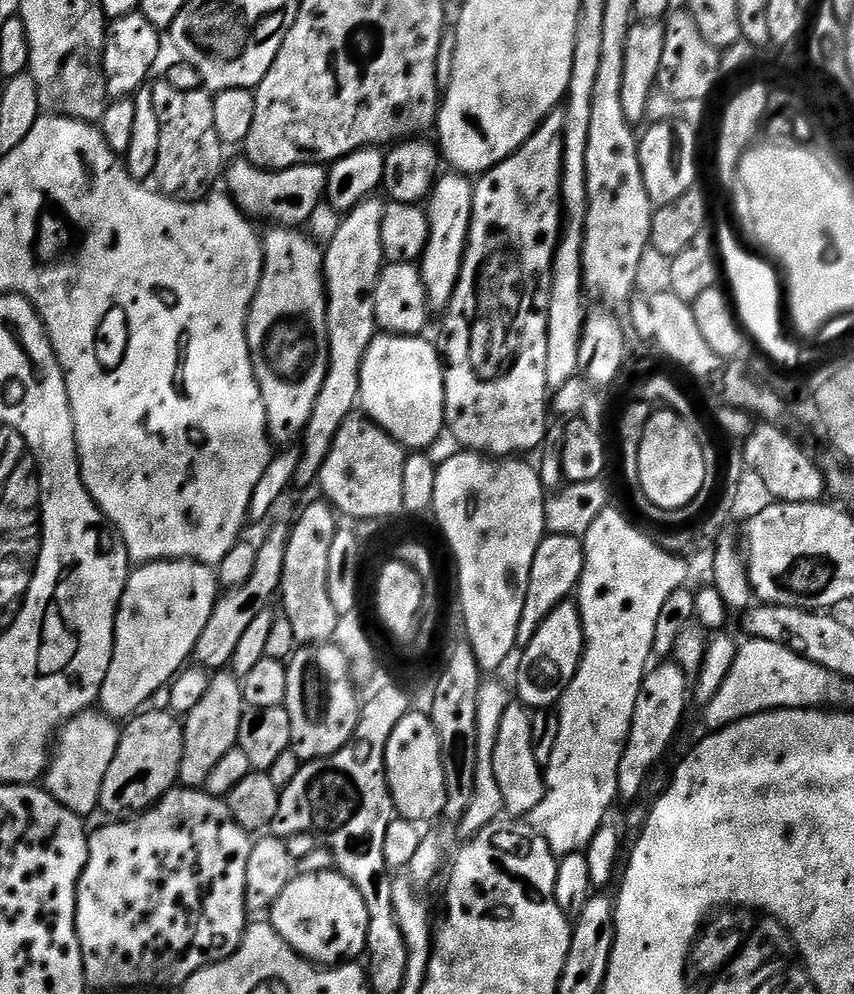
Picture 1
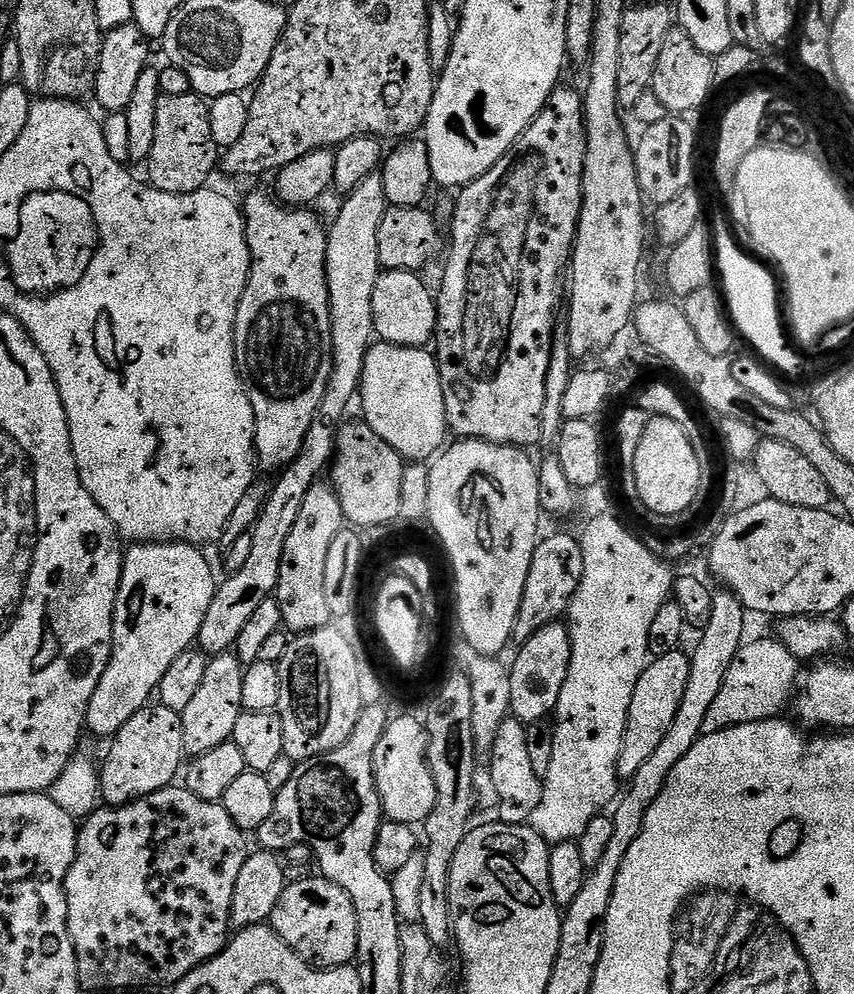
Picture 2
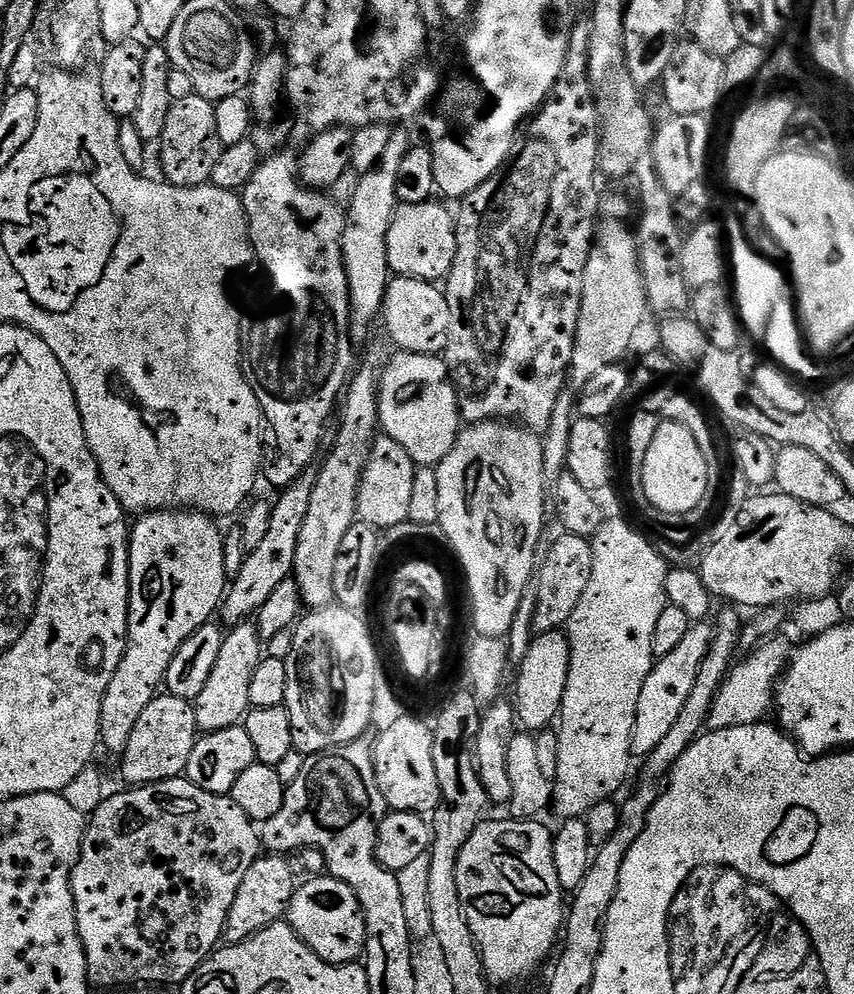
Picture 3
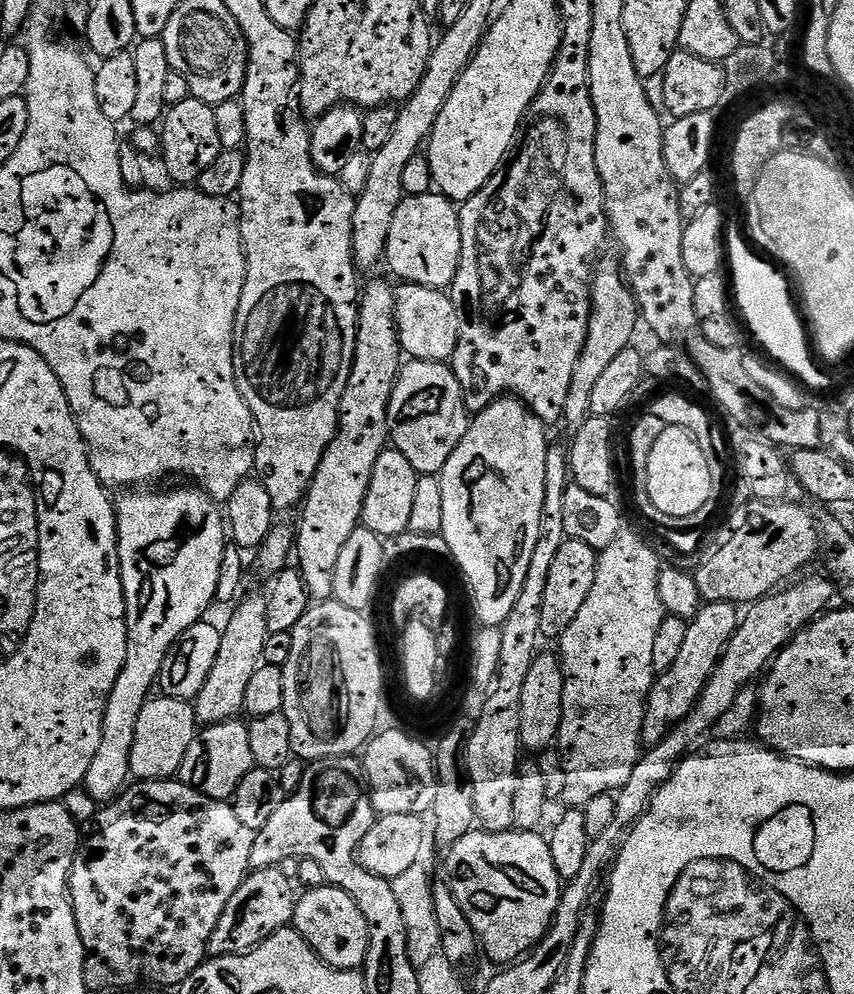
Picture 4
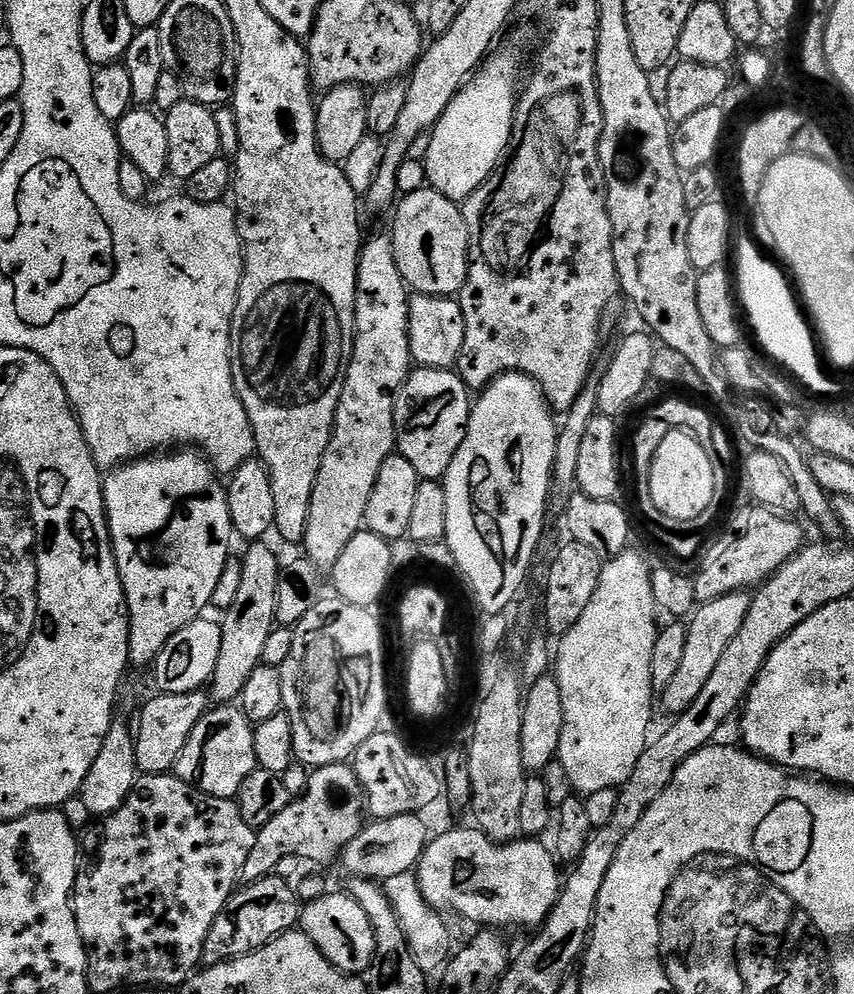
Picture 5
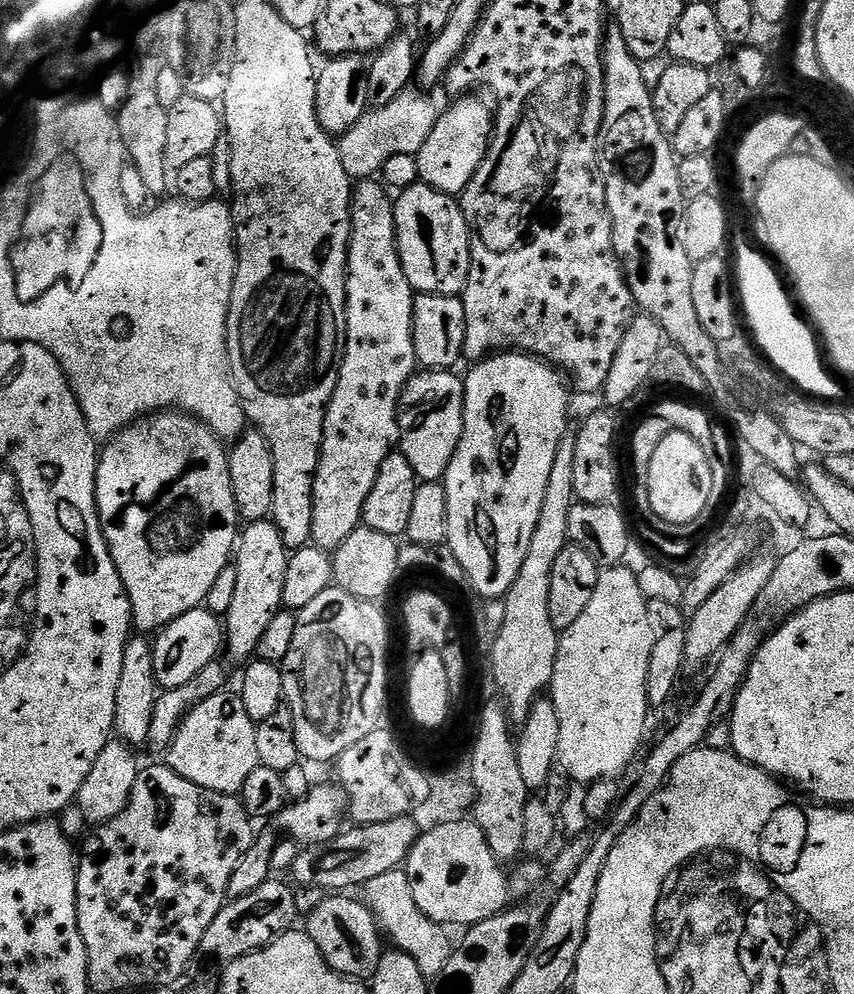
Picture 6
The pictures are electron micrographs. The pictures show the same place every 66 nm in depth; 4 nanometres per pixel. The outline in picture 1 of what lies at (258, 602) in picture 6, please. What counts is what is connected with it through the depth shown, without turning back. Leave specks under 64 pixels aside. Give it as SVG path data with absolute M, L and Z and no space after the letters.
M220 670L212 676L210 687L202 702L194 706L183 717L184 753L180 767L179 783L186 788L203 789L210 778L210 770L222 762L226 754L238 745L238 730L242 726L244 703L244 686L241 677L231 670Z

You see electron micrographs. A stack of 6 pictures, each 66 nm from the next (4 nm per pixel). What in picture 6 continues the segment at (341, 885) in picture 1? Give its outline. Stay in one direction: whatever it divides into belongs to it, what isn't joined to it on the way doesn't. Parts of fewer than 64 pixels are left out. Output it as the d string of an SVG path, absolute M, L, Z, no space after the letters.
M329 895L313 913L306 916L306 931L310 938L314 938L318 950L322 950L326 962L334 971L349 978L368 978L380 961L382 932L368 905L348 896L351 895Z

